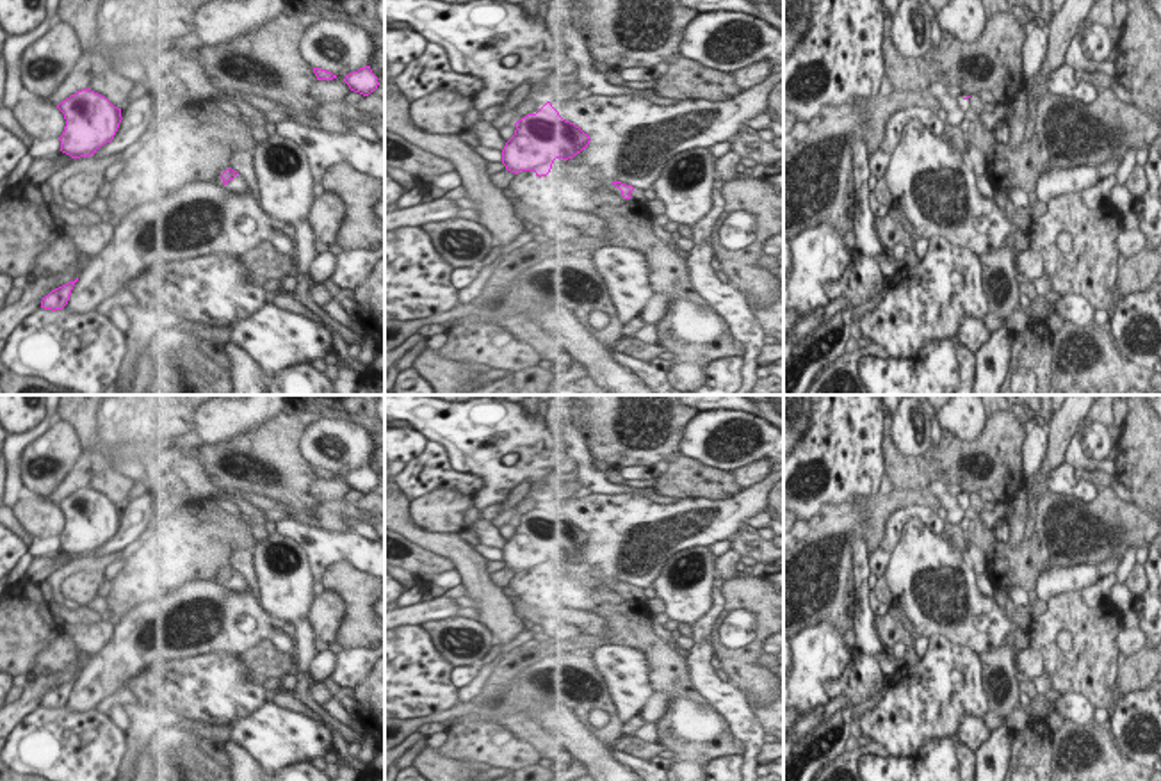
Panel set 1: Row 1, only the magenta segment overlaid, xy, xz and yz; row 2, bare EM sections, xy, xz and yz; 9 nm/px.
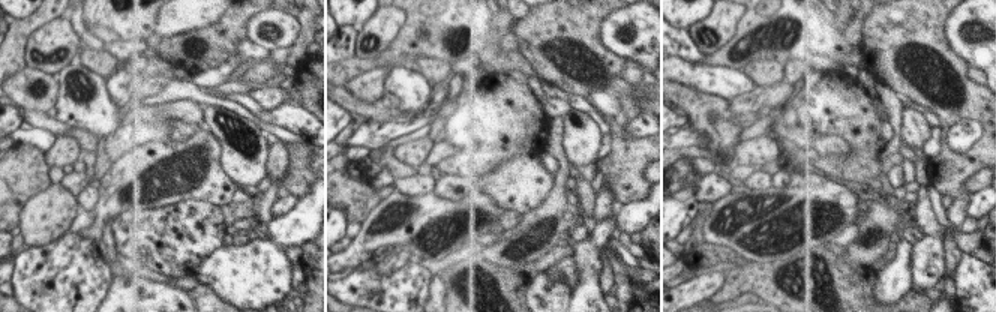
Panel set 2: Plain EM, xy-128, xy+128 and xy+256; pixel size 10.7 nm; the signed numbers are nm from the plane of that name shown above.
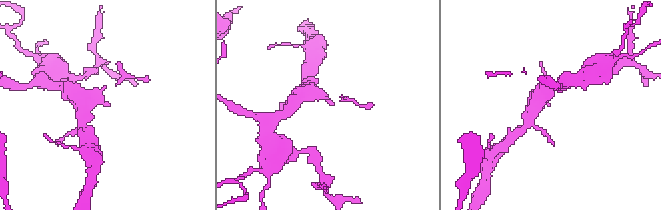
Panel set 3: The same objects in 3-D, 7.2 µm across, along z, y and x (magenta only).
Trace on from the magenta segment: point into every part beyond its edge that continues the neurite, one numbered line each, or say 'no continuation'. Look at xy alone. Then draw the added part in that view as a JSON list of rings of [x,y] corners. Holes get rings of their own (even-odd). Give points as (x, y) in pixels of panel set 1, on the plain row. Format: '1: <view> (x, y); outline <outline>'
1: xy (237, 582); outline [[[237,573],[226,584],[223,582],[223,585],[230,585],[231,591],[235,591],[235,592],[248,592],[249,591],[249,585],[246,584],[246,578],[240,573]]]

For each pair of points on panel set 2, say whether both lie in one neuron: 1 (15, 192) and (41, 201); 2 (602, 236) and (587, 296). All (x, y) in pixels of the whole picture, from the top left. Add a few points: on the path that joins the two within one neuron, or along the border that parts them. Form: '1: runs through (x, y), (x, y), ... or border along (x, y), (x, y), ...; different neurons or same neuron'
1: border along (50, 183), (24, 204), (18, 225); different neurons
2: runs through (590, 251), (590, 281); same neuron

